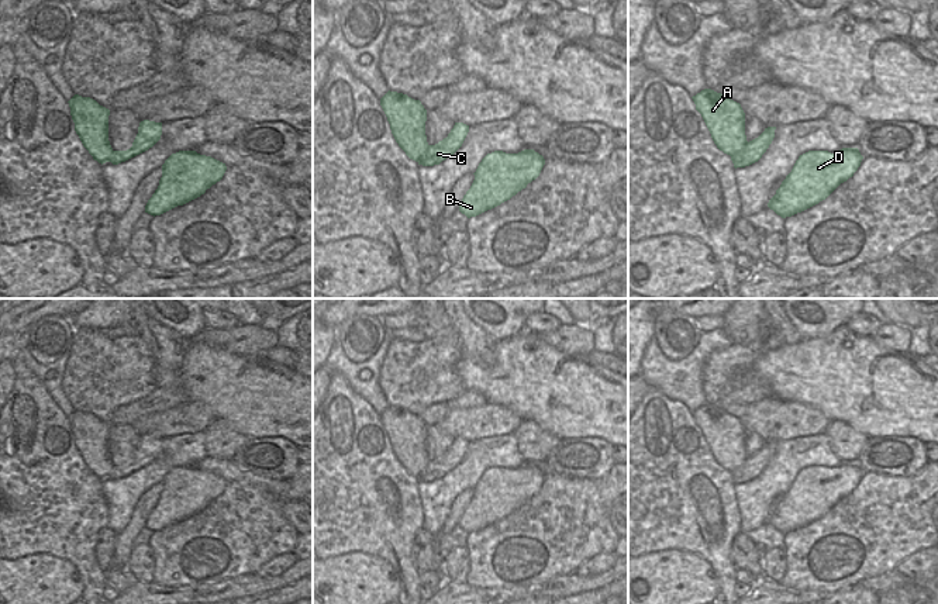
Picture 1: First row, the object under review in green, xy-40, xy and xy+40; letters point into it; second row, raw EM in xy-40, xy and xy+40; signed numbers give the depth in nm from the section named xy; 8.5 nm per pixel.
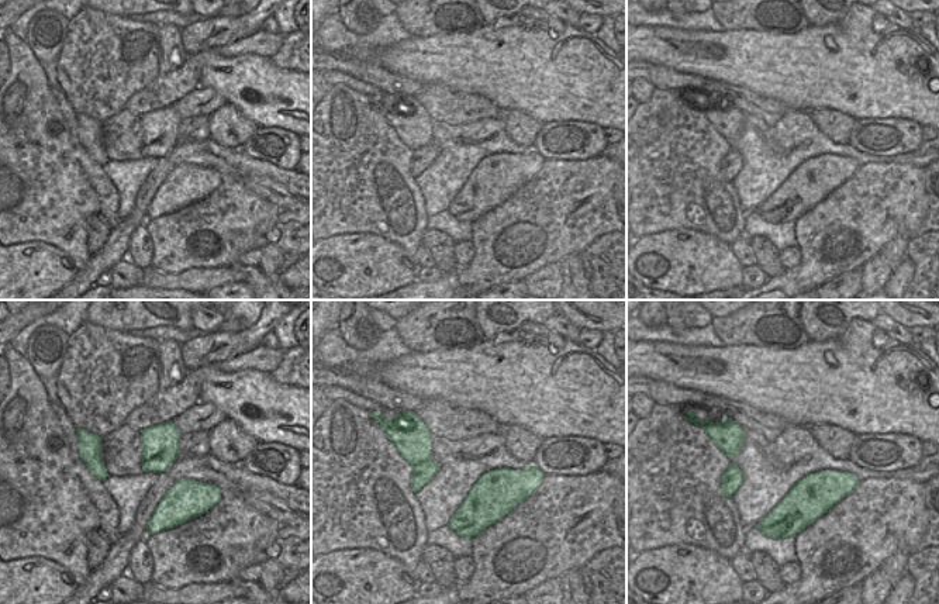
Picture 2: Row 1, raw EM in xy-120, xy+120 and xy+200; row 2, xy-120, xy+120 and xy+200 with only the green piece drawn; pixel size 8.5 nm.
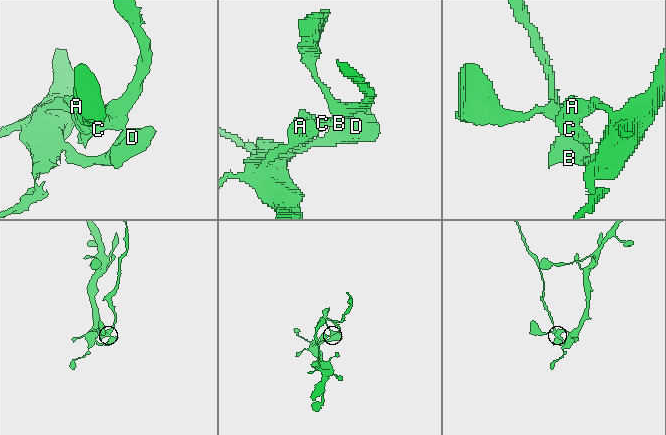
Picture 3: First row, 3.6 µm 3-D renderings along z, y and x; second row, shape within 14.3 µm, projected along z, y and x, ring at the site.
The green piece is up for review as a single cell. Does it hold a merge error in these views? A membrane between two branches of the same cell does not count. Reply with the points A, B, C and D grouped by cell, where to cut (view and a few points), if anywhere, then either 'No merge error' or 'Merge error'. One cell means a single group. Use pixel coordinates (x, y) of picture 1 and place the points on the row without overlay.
Groups: A B D / C. Split along xy (430, 461), (419, 477). Merge error

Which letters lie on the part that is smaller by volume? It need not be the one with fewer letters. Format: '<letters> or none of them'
C

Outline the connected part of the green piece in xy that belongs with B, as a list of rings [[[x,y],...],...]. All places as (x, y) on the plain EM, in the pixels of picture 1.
[[[534,465],[487,469],[473,489],[475,496],[463,511],[459,527],[470,534],[500,521],[535,496],[544,480],[544,472]]]

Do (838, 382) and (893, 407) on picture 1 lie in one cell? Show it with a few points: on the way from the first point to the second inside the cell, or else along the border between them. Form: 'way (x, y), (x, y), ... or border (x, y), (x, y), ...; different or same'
way (852, 382), (858, 382), (879, 393); same

